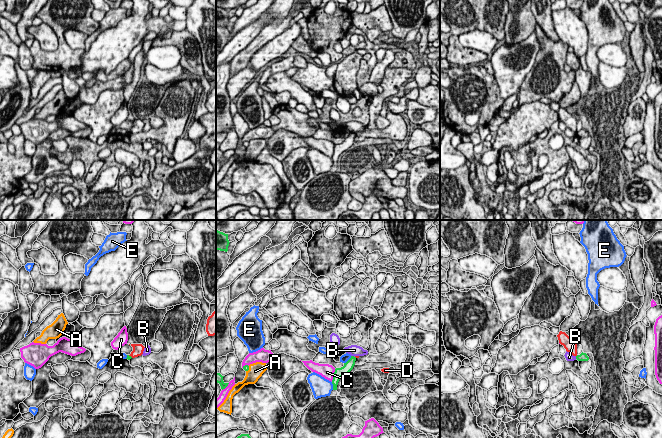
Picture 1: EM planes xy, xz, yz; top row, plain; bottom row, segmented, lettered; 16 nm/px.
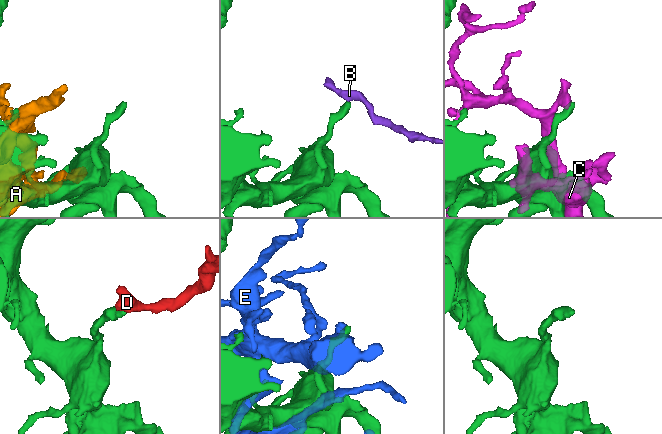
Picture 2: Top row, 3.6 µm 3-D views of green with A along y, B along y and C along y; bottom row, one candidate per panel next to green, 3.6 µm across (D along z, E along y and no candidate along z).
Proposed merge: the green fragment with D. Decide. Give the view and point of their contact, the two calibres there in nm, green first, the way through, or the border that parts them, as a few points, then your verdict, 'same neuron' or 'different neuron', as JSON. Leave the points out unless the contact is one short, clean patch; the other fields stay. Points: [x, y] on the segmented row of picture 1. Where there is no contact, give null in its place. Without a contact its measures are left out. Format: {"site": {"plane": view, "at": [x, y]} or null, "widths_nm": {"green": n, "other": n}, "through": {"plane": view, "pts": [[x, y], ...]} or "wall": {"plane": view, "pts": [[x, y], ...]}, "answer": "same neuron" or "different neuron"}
{"site": {"plane": "xy", "at": [130, 356]}, "widths_nm": {"green": 60, "other": 170}, "wall": {"plane": "xy", "pts": [[128, 355], [132, 357]]}, "answer": "different neuron"}

